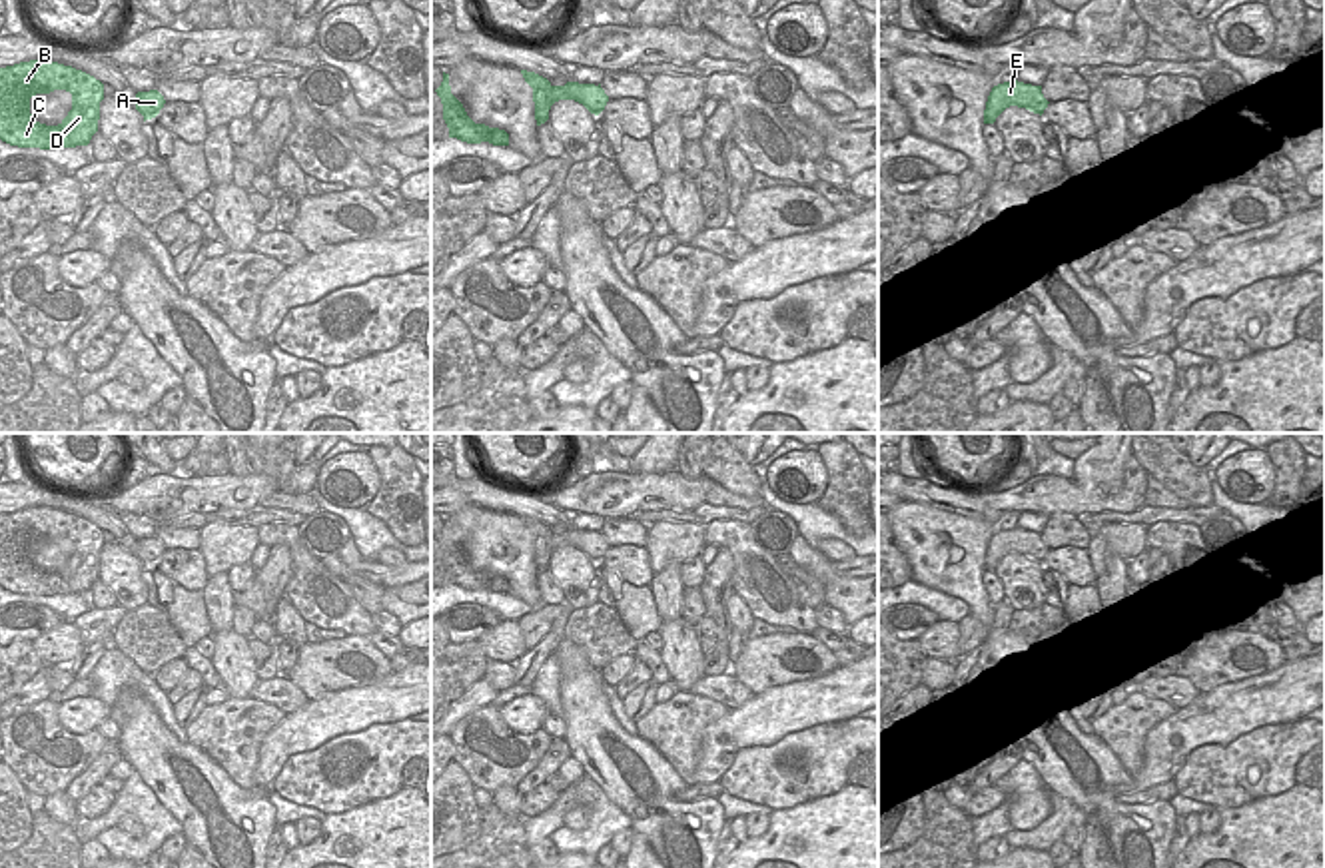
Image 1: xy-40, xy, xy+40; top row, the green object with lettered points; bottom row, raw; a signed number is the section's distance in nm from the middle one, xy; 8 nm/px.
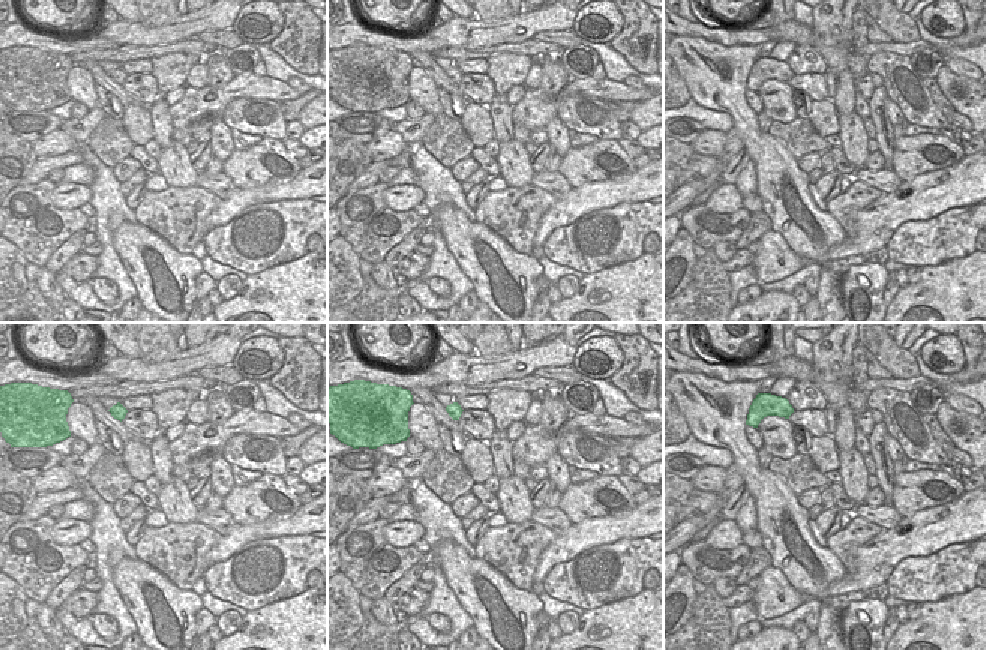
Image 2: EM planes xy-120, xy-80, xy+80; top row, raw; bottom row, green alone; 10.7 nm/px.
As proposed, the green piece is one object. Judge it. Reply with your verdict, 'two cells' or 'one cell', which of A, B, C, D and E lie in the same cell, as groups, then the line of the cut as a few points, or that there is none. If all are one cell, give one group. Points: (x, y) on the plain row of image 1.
two cells; groups A E / B C D; cut xy (553, 533), (549, 551)

